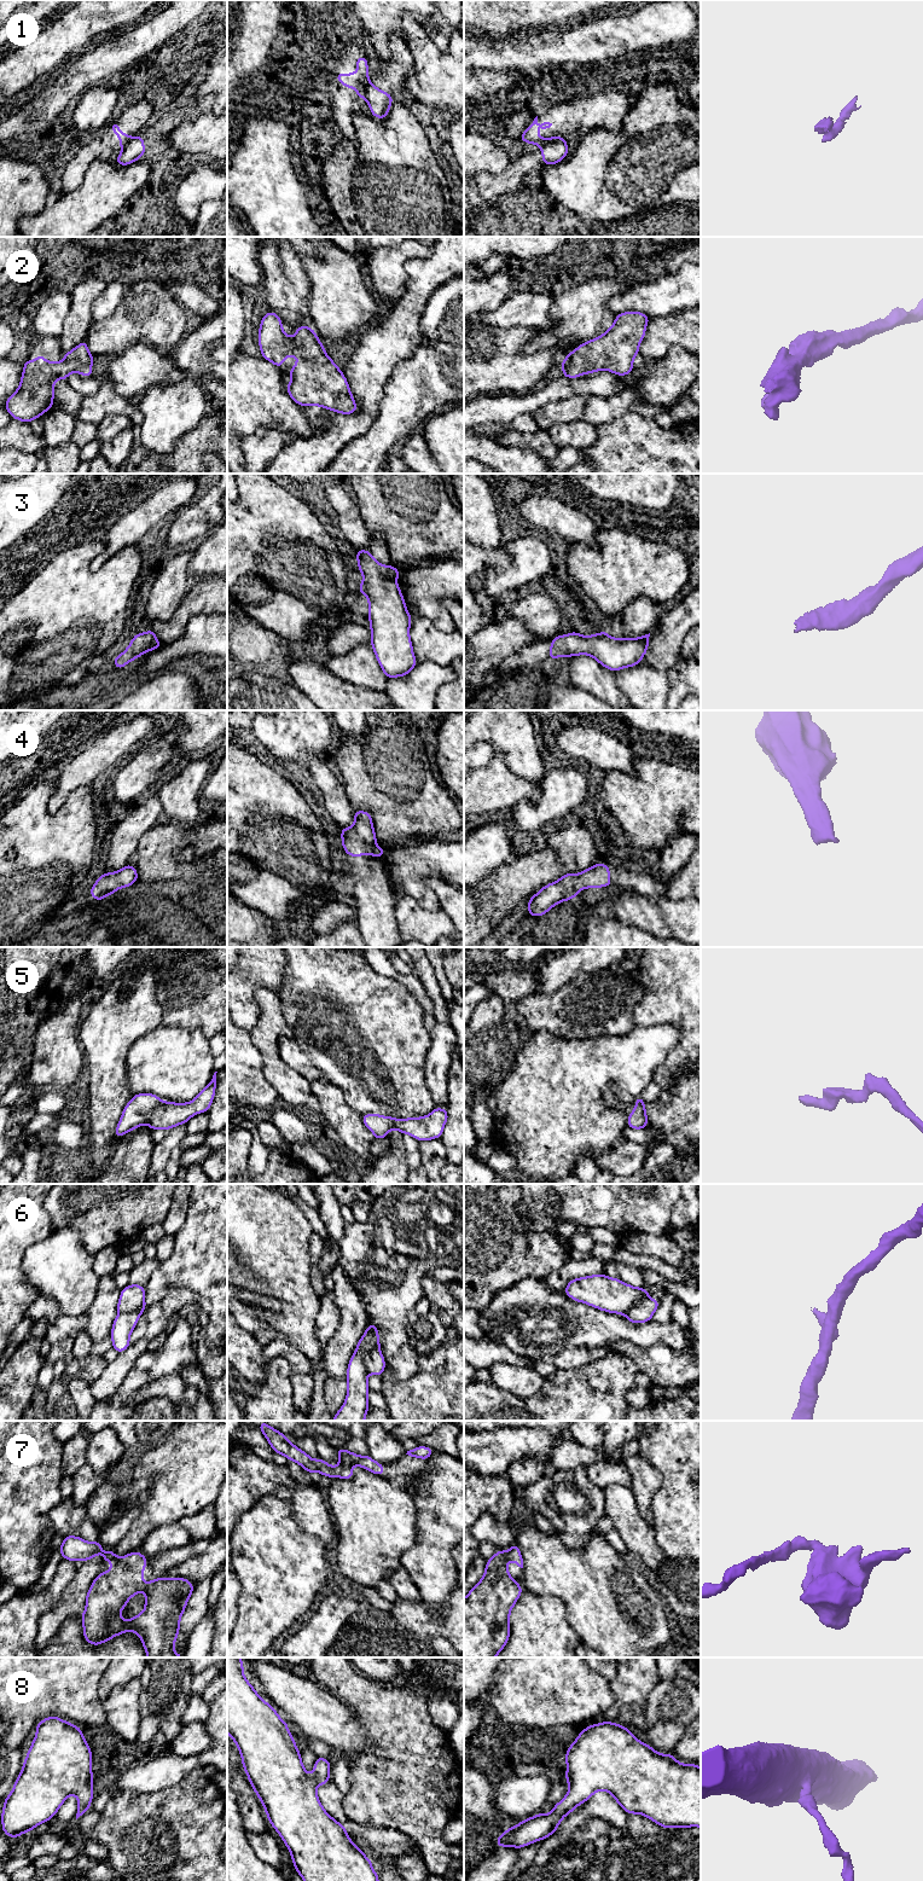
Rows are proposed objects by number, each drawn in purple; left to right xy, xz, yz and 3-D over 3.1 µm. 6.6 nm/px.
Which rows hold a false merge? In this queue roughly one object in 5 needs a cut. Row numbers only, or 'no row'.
1, 6

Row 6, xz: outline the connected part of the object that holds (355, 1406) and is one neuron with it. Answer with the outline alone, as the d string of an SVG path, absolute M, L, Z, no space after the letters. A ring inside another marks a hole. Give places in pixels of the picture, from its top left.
M370 1323L349 1360L346 1378L348 1383L347 1397L332 1421L365 1421L366 1412L370 1409L367 1401L370 1388L367 1384L368 1371L362 1360L362 1353L372 1348L379 1348L379 1346L378 1328Z

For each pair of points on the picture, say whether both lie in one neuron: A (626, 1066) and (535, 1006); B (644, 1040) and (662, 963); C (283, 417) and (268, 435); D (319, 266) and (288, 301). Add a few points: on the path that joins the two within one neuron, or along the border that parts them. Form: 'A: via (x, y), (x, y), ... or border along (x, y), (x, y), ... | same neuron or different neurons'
A: border along (556, 1034), (567, 1039), (611, 1037) | different neurons
B: border along (677, 1026), (673, 1023), (659, 1023), (636, 1027) | different neurons
C: border along (248, 437), (260, 427), (274, 425), (297, 439) | different neurons
D: border along (295, 253), (301, 261), (309, 285), (308, 307) | different neurons

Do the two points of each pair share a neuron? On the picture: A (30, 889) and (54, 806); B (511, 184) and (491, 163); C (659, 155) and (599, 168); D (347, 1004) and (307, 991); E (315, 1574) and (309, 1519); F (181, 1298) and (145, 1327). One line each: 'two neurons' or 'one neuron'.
A: two neurons
B: two neurons
C: one neuron
D: one neuron
E: two neurons
F: one neuron

